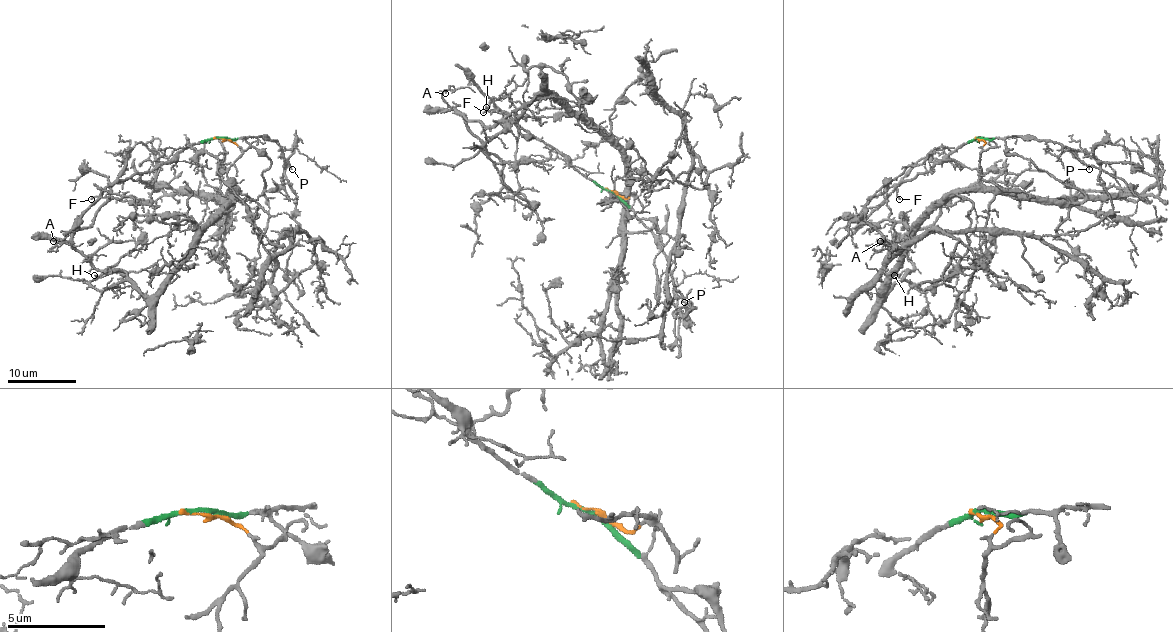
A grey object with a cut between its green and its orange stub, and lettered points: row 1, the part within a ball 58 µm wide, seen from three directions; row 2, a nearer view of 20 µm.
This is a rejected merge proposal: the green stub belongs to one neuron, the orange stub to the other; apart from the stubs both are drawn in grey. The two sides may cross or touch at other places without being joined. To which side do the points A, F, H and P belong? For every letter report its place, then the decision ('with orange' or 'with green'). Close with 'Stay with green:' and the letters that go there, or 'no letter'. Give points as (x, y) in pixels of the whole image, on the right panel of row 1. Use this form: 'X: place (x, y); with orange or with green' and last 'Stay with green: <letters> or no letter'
A: place (880, 241); with orange
F: place (899, 199); with green
H: place (894, 275); with orange
P: place (1089, 169); with green
Stay with green: F, P

